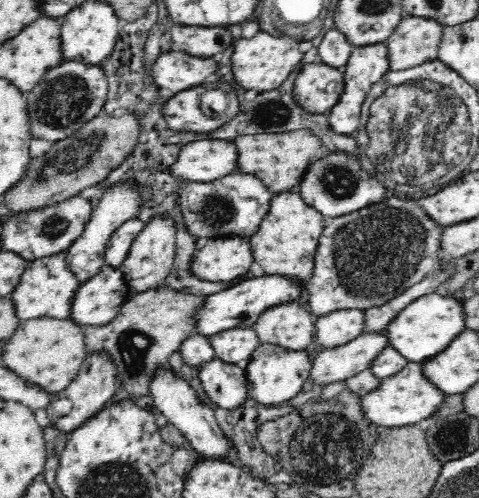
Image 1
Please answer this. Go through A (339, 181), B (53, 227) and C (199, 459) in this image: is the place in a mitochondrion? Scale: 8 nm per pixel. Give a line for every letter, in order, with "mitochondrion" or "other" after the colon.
A: mitochondrion
B: mitochondrion
C: other

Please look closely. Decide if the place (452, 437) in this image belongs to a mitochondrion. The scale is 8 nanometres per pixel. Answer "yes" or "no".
yes

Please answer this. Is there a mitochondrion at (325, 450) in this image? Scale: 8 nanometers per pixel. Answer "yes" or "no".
yes

